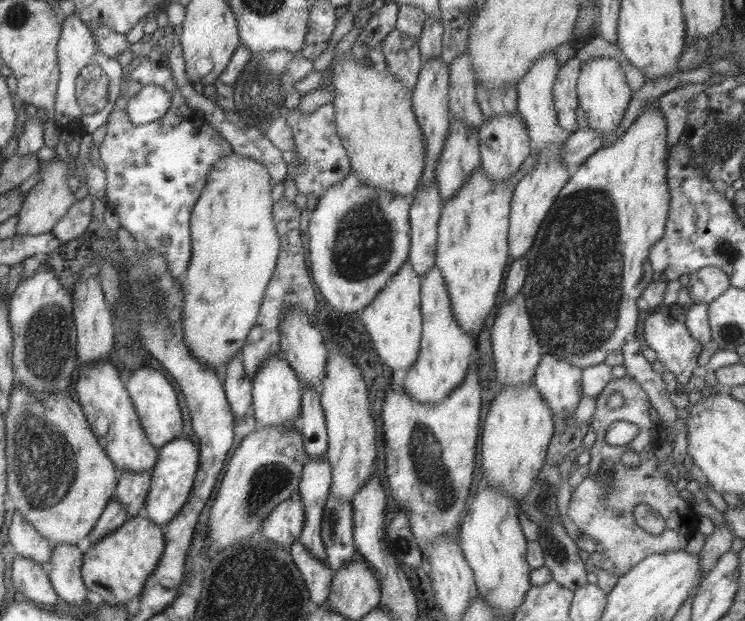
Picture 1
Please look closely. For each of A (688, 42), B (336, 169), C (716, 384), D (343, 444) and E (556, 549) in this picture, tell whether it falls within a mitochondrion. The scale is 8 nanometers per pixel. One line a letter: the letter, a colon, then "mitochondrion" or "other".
A: other
B: other
C: other
D: other
E: mitochondrion

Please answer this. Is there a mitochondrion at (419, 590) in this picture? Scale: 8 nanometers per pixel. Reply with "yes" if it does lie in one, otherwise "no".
no

